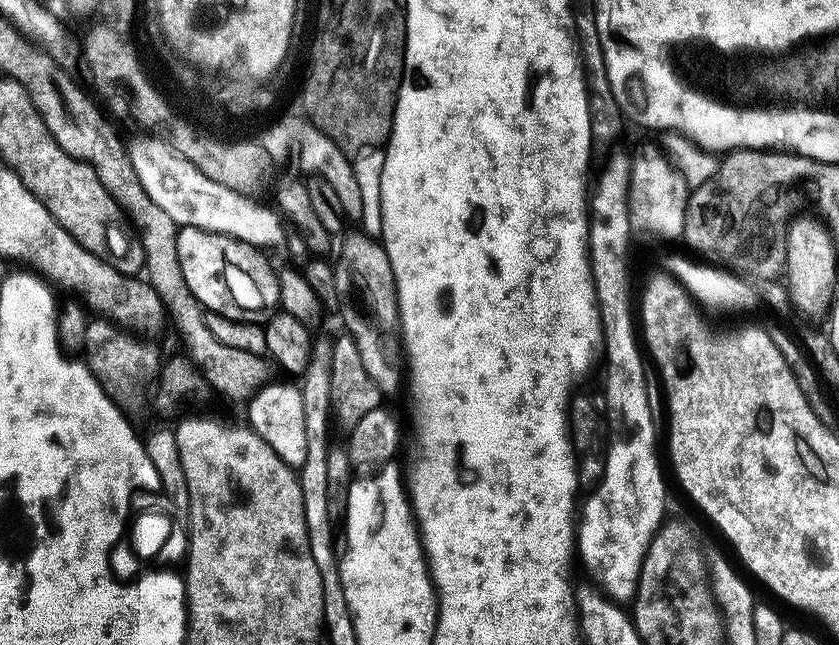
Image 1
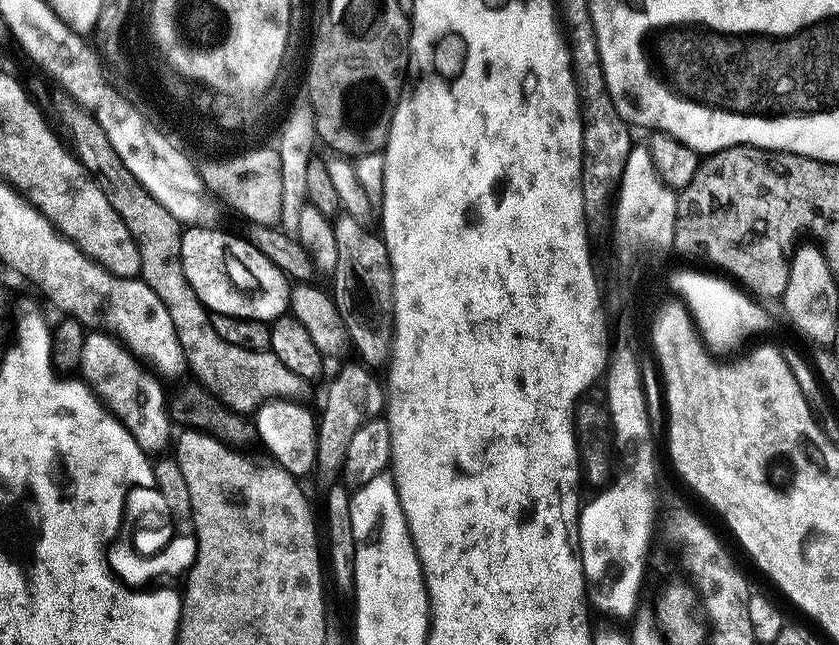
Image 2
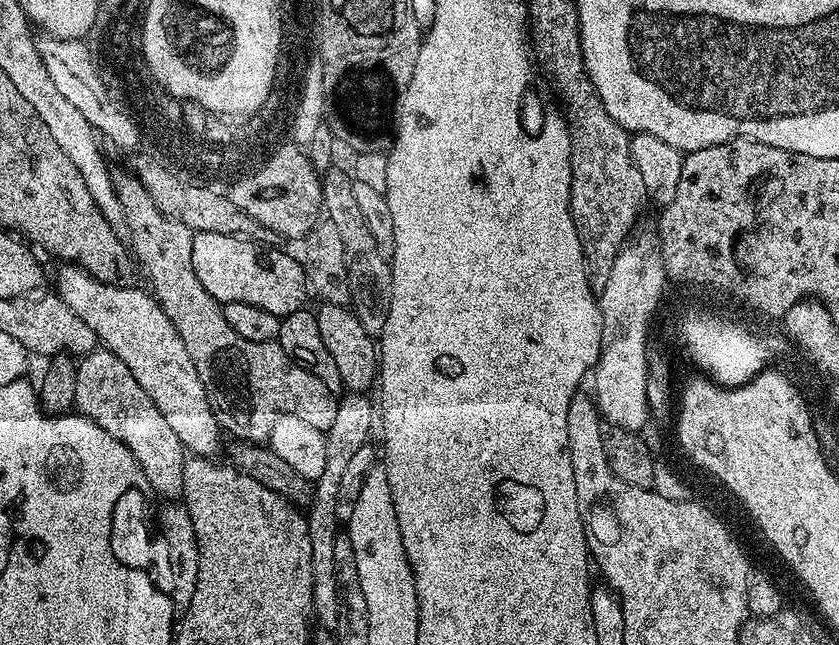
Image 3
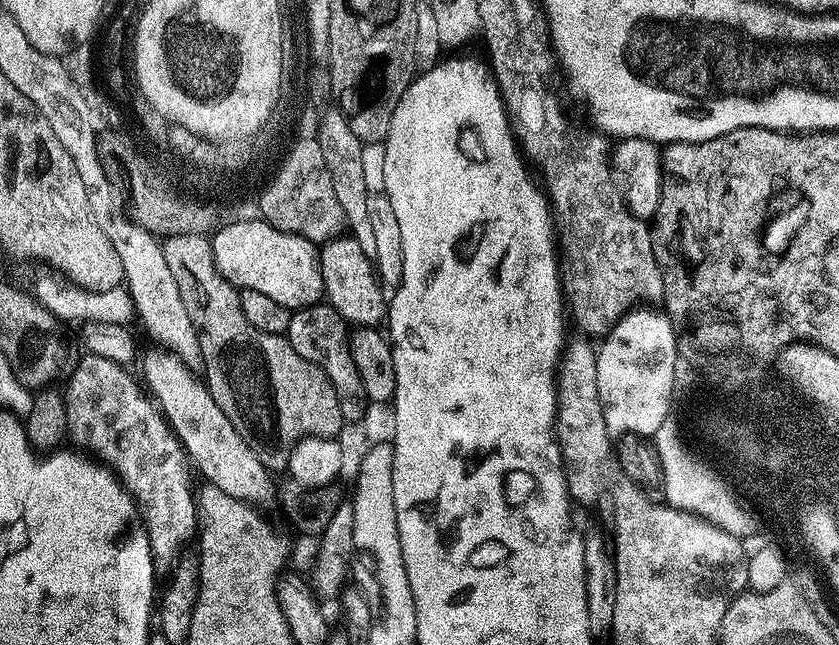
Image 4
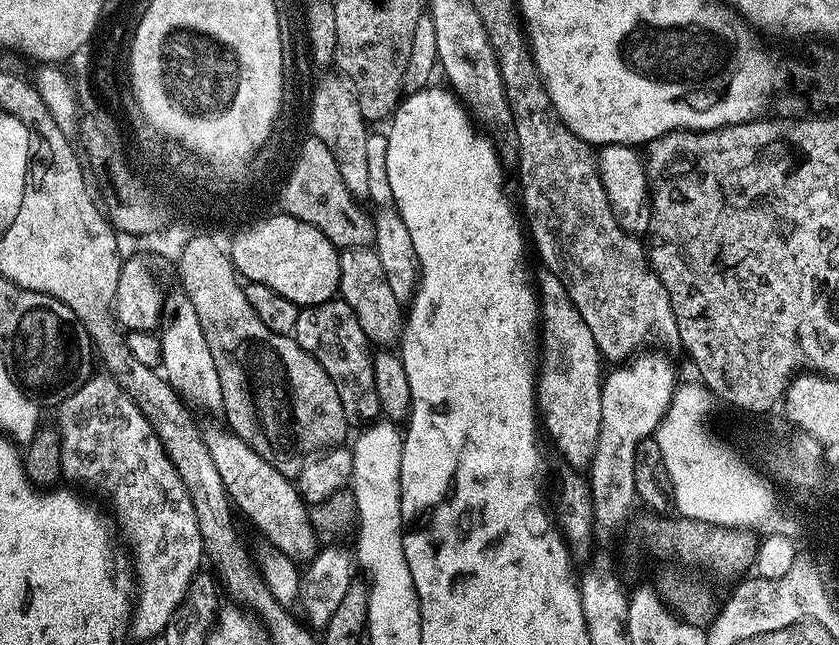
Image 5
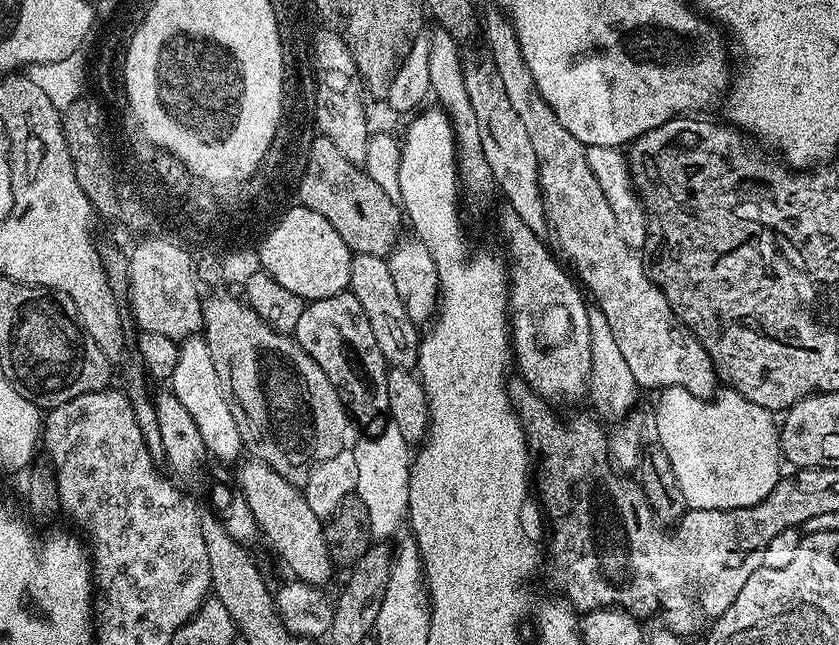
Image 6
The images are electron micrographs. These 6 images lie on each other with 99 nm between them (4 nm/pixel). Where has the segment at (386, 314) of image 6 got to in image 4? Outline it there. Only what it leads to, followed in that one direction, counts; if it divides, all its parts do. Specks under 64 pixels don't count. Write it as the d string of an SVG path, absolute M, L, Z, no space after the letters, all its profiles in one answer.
M341 234L325 243L318 252L320 274L327 303L352 326L376 326L386 316L386 296L374 273L373 263L351 235Z

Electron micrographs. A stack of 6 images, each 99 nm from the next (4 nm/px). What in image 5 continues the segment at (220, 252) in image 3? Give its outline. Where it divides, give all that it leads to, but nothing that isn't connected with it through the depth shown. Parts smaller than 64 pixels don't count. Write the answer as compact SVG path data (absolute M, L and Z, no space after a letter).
M287 214L268 216L245 227L230 241L232 267L245 281L265 284L298 306L321 304L337 295L339 253L322 232Z

